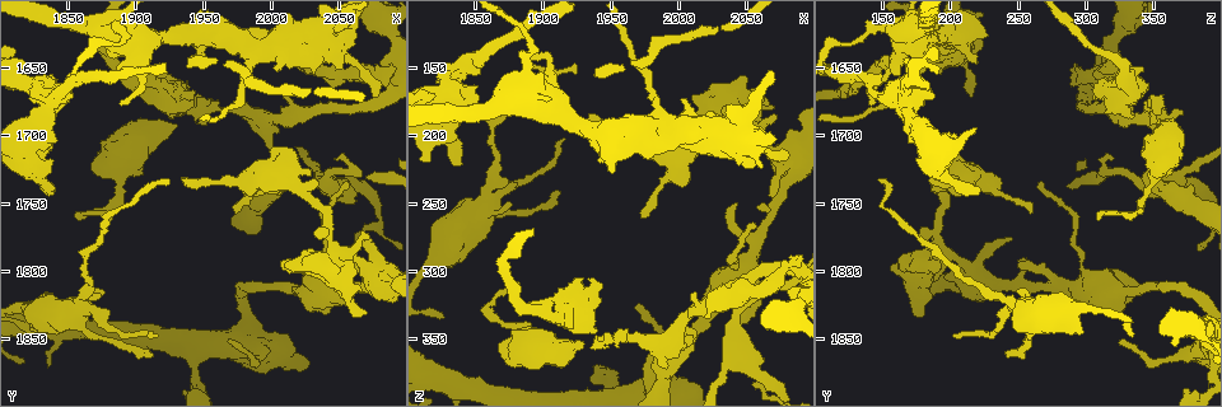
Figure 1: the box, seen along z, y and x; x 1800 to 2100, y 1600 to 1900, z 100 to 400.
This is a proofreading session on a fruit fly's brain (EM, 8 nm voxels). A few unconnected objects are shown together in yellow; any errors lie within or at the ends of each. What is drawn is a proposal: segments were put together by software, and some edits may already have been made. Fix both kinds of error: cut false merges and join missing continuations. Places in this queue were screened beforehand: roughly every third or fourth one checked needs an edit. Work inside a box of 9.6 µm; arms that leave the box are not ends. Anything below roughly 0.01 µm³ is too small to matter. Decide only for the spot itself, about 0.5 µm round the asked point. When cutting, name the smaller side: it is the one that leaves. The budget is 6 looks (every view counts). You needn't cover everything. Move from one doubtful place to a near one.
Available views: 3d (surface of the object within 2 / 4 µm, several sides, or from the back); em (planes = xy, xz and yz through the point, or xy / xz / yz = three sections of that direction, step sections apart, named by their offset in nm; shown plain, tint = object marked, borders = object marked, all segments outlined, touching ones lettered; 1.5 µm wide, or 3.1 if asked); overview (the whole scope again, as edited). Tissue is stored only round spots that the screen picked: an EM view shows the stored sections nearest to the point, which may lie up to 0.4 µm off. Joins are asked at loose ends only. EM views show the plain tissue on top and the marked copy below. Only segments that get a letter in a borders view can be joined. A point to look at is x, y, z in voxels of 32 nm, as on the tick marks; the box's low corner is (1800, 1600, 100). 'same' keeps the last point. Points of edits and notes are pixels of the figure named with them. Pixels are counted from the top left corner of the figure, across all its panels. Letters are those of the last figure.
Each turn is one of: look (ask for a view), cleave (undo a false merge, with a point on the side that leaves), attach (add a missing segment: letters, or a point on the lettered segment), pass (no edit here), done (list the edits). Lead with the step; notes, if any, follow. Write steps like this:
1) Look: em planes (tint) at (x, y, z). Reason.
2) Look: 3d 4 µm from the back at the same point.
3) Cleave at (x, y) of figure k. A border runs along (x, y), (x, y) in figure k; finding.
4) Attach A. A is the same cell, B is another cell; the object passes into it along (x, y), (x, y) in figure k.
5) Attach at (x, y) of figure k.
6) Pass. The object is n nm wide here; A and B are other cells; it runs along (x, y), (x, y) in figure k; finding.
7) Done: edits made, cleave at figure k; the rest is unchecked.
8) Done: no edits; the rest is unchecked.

Look: em xy step 4 (borders) at (1930, 1690, 358). Branch stops here.

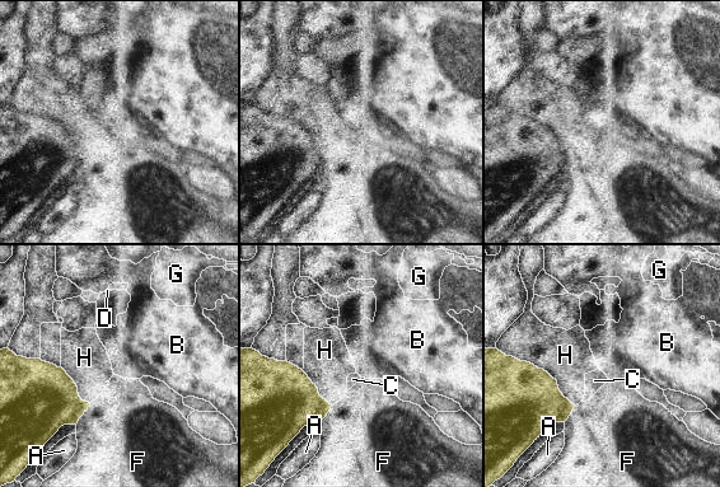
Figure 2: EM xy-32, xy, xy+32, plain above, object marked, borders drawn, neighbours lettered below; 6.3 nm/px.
Look: em planes (borders) at the same point. Cut it another way.

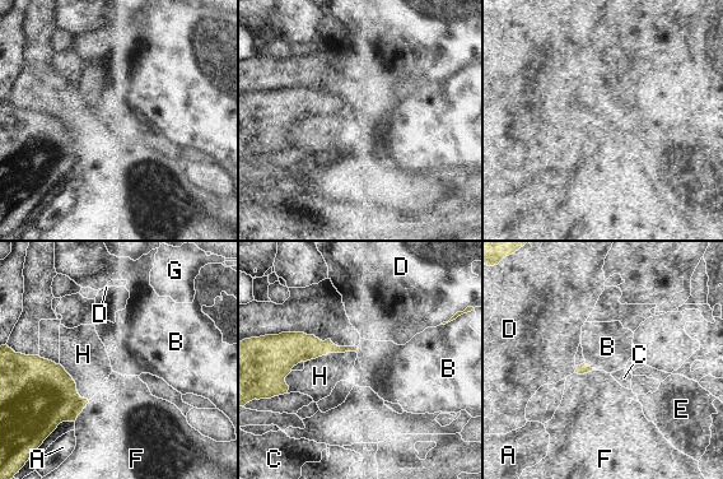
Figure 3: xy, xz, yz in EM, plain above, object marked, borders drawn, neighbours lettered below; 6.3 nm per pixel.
Pass. A, B, C, D, E, F, G and H are other cells; a border runs along (584, 362), (596, 370) in figure 3; no lettered segment goes on from it.

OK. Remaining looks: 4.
Look: em planes (borders) at (1842, 1850, 386). Abrupt turn.

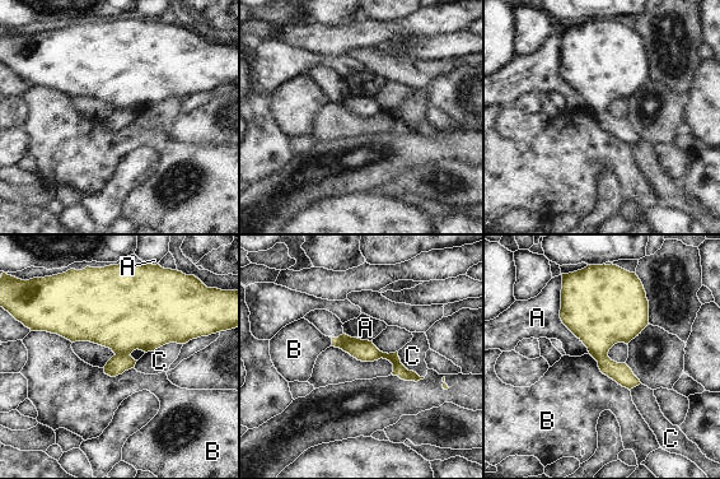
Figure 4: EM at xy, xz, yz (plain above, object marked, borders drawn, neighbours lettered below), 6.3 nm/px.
Pass. The object is 140 nm wide here; the longest contact is with A, 550 nm; A, B and C are other cells; all the same neuron.

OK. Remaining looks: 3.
Look: 3d 4 µm at (2044, 1796, 248). An open end.

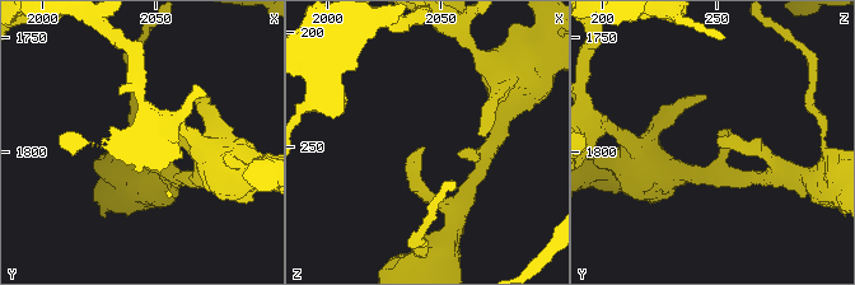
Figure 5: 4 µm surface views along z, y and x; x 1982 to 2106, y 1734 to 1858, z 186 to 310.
Look: em planes (borders) at (2042, 1797, 249).

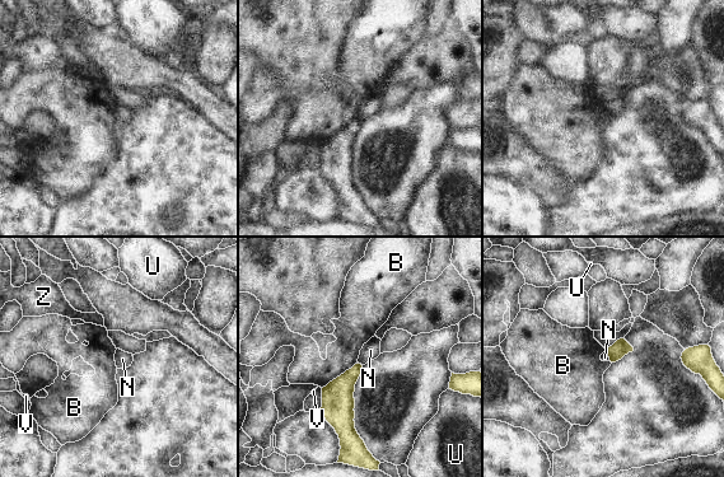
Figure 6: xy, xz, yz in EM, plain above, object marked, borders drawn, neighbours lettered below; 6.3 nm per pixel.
Pass. The longest contact is with B, 280 nm; B, N, U, V and Z are other cells; none of them fits.

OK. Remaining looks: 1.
Done: no edits; the rest is unchecked.

